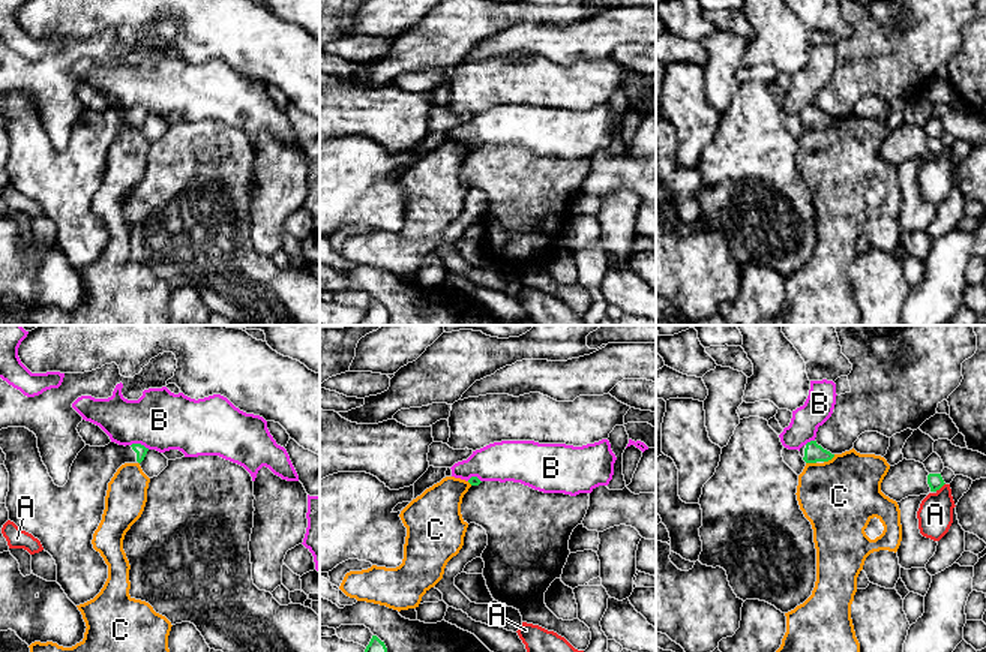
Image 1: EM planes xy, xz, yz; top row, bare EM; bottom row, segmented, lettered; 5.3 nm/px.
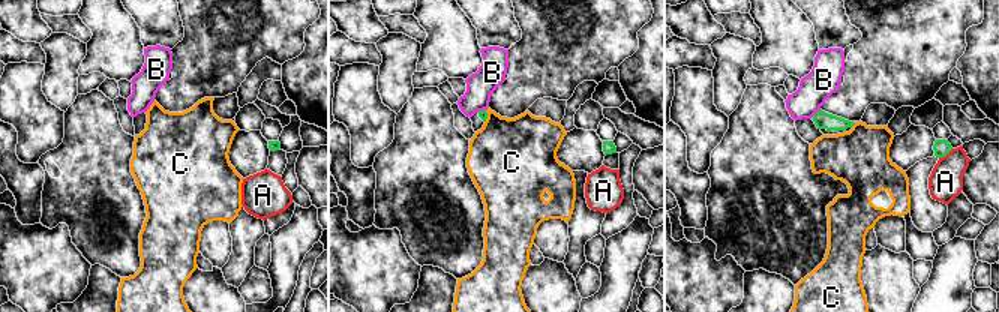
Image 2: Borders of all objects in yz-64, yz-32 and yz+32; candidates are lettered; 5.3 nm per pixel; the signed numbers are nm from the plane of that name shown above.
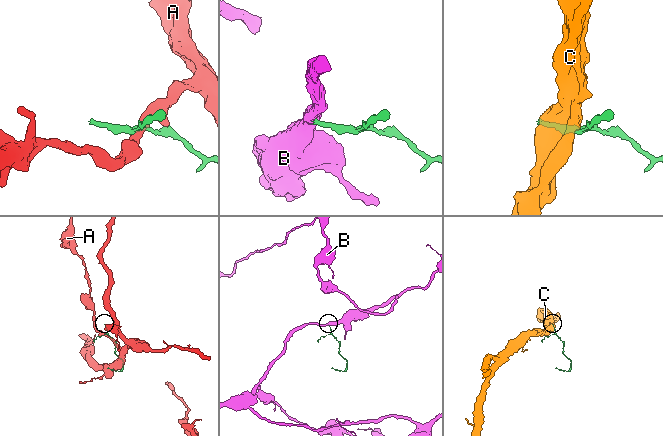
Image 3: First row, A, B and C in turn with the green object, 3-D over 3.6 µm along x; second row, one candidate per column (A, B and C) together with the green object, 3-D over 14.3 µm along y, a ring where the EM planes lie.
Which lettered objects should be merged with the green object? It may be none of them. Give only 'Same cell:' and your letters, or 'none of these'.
Same cell: none of these

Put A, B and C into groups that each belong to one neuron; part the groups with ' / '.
A / B / C

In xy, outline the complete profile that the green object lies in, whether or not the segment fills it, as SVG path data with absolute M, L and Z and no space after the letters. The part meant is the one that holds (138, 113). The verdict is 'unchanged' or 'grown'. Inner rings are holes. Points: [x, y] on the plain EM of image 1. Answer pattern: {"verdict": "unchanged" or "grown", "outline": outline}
{"verdict": "grown", "outline": "M2 93L0 112L6 118L5 130L9 136L5 166L9 184L38 202L44 214L53 220L57 229L57 247L75 270L93 264L108 243L108 229L92 208L105 174L108 147L122 129L141 127L149 112L141 108L125 111L116 106L105 111L86 109L74 124L63 151L56 150L50 141L38 112L38 102L29 93Z"}

